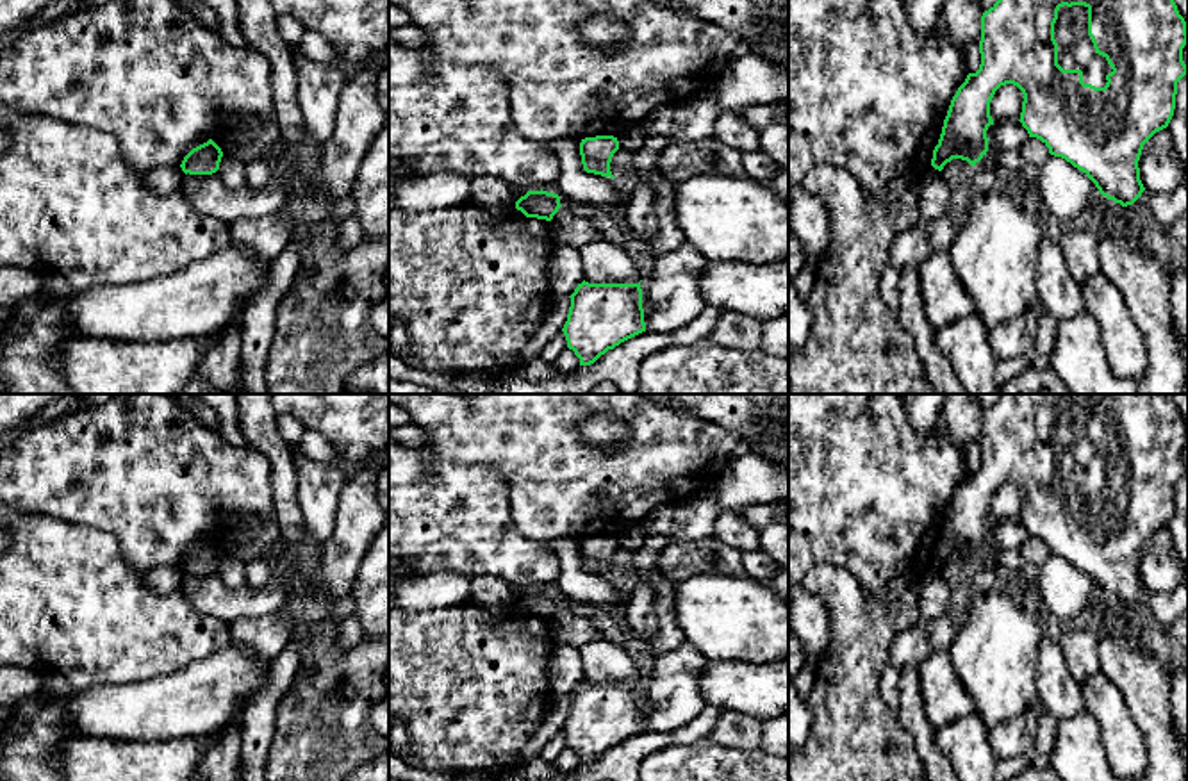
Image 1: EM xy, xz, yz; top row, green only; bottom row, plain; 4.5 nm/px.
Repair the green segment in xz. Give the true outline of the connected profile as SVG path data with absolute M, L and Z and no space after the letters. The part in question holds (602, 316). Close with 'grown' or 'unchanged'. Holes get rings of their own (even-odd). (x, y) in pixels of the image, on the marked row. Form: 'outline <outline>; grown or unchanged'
outline M583 280L569 298L571 307L562 332L580 366L594 364L608 349L646 332L640 282Z; unchanged

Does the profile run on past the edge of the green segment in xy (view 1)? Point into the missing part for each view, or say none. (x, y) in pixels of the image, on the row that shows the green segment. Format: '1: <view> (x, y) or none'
1: none

